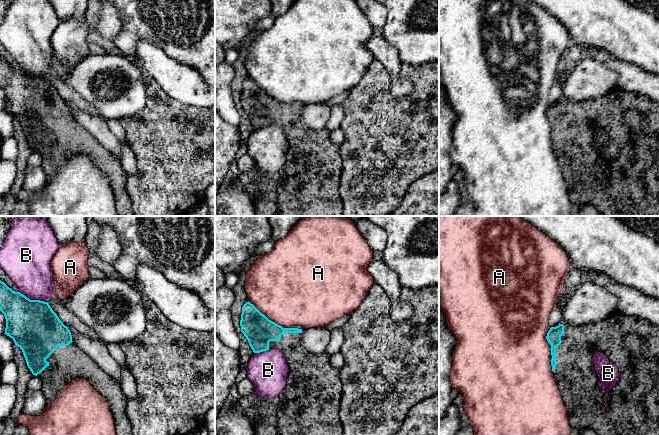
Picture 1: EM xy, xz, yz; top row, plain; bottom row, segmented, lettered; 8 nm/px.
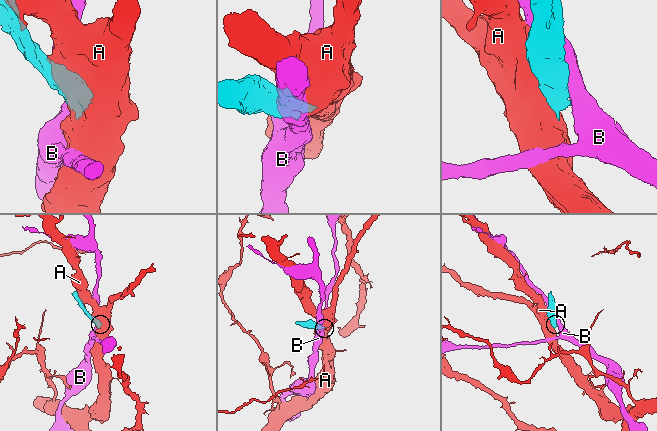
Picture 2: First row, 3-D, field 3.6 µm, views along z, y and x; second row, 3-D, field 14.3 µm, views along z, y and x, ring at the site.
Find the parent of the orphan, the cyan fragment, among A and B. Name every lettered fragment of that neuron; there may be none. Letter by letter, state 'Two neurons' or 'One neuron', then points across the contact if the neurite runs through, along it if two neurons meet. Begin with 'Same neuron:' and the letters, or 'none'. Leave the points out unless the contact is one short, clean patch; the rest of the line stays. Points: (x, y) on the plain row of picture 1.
Same neuron: none
A: Two neurons
B: Two neurons

